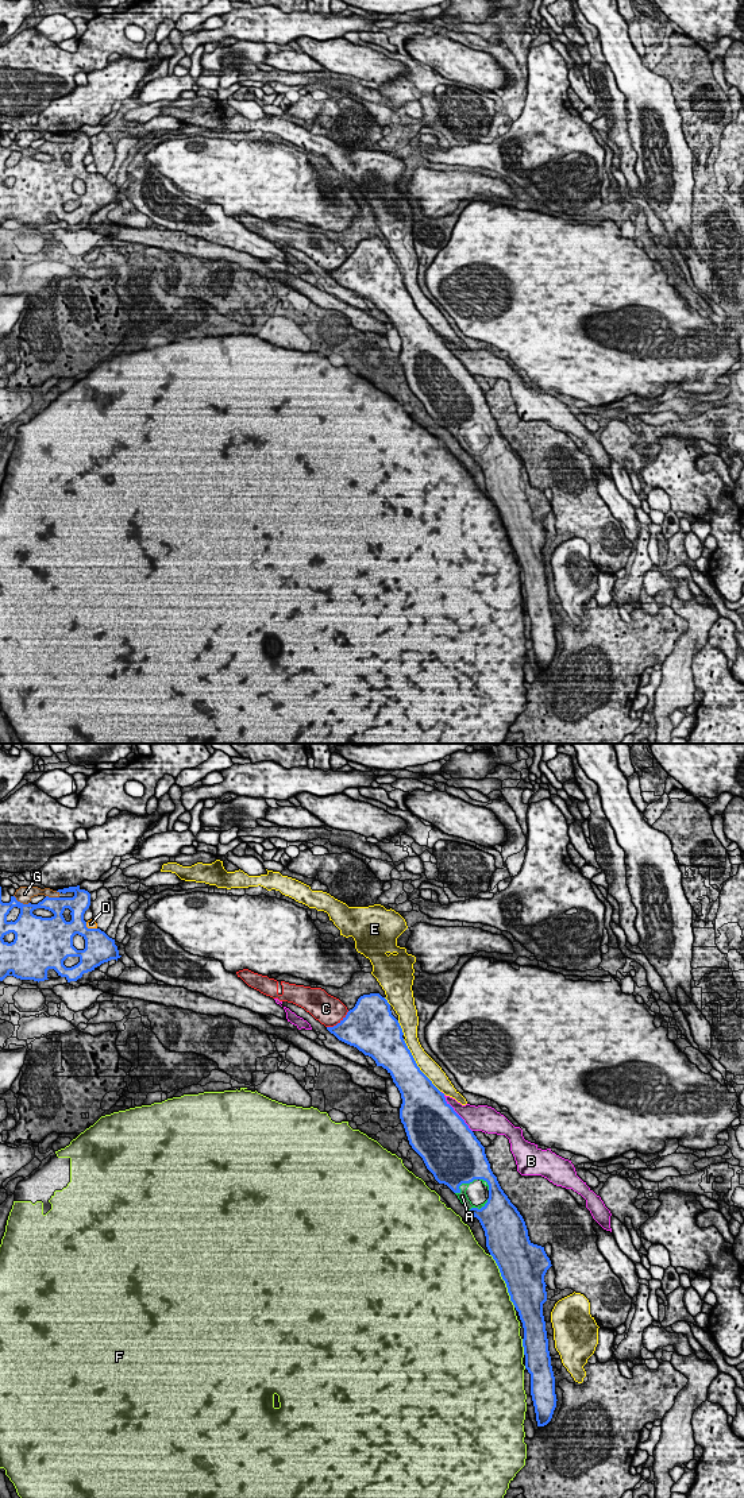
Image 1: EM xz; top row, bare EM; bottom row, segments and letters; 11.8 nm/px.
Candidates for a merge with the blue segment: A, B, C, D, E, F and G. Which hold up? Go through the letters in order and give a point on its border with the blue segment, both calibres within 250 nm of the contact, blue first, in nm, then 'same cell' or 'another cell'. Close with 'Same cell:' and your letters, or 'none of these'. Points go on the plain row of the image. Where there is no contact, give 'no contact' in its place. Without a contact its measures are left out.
A: xz (463, 427) | 500/120 nm | same cell
B: xz (455, 356) | 500/280 nm | another cell
C: xz (338, 267) | 440/340 nm | another cell
D: xz (89, 173) | 340/100 nm | another cell
E: xz (417, 311) | 380/200 nm | another cell
F: xz (504, 524) | 500/480 nm | another cell
G: xz (19, 146) | 240/190 nm | another cell
Same cell: A

